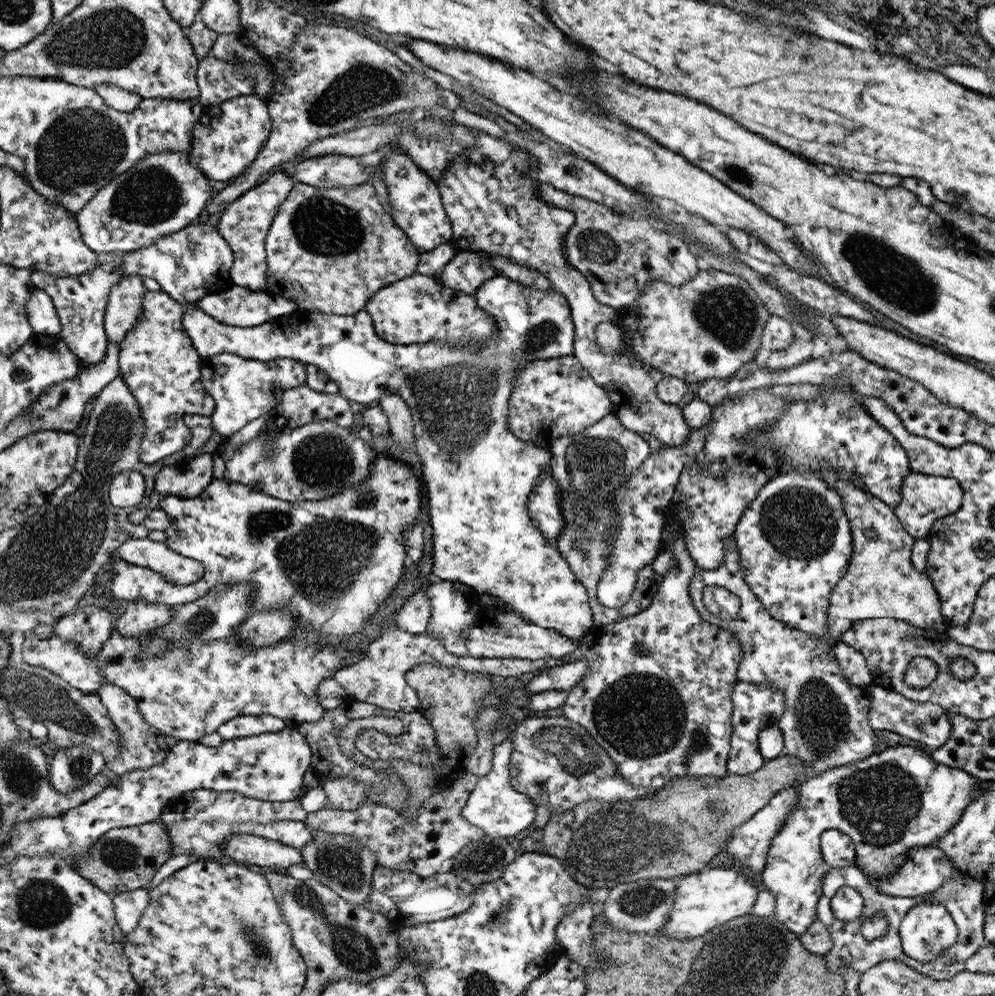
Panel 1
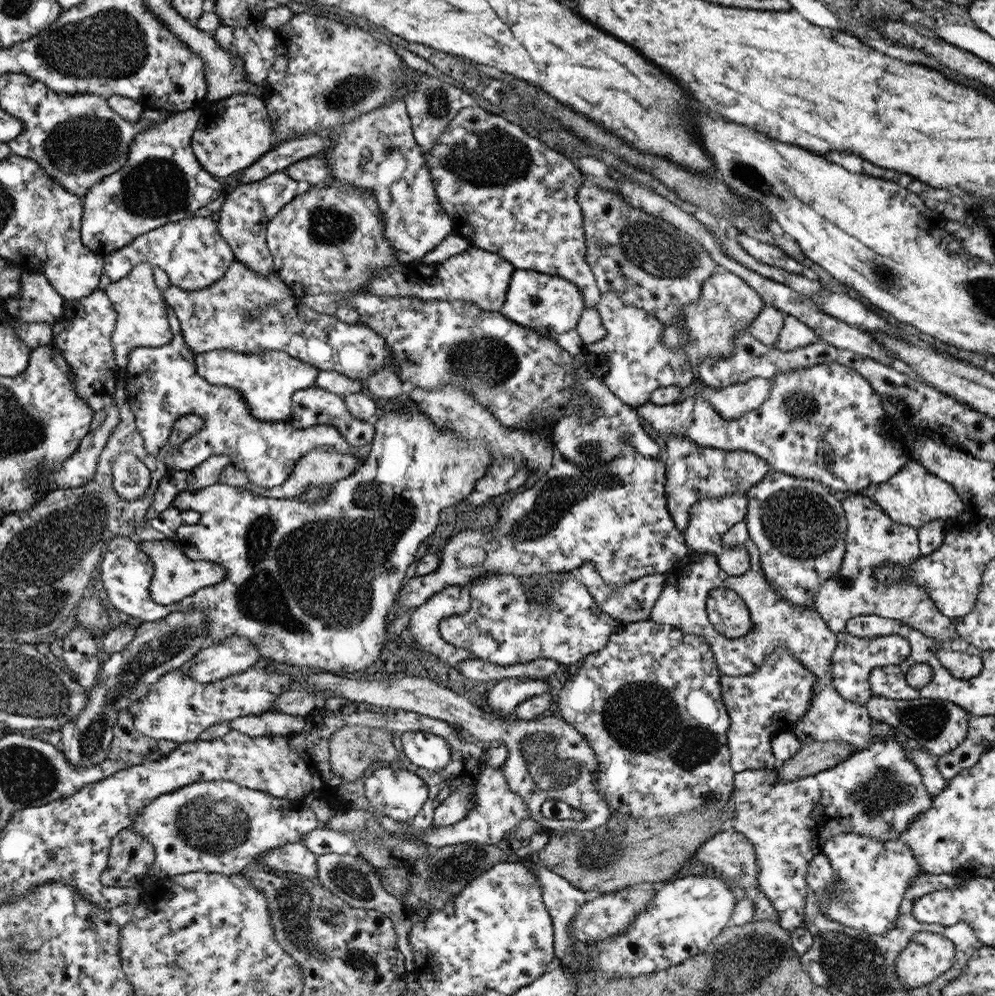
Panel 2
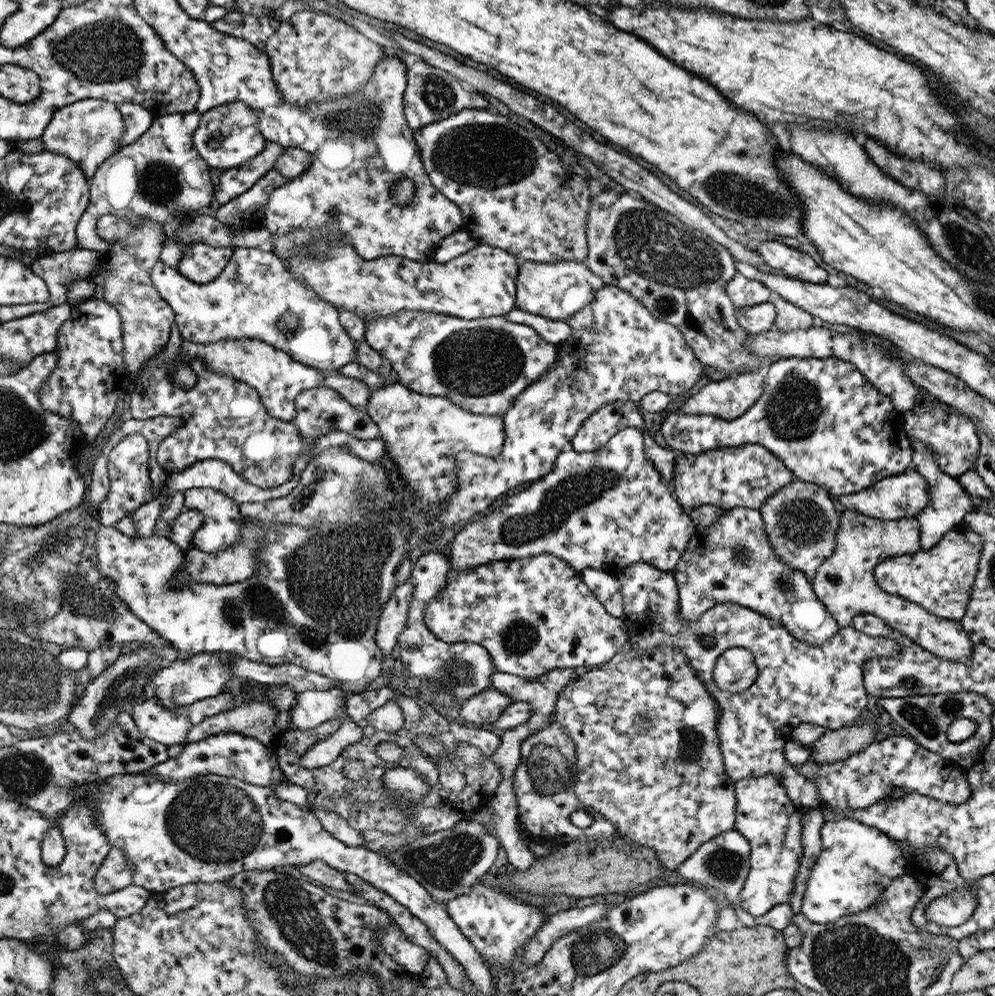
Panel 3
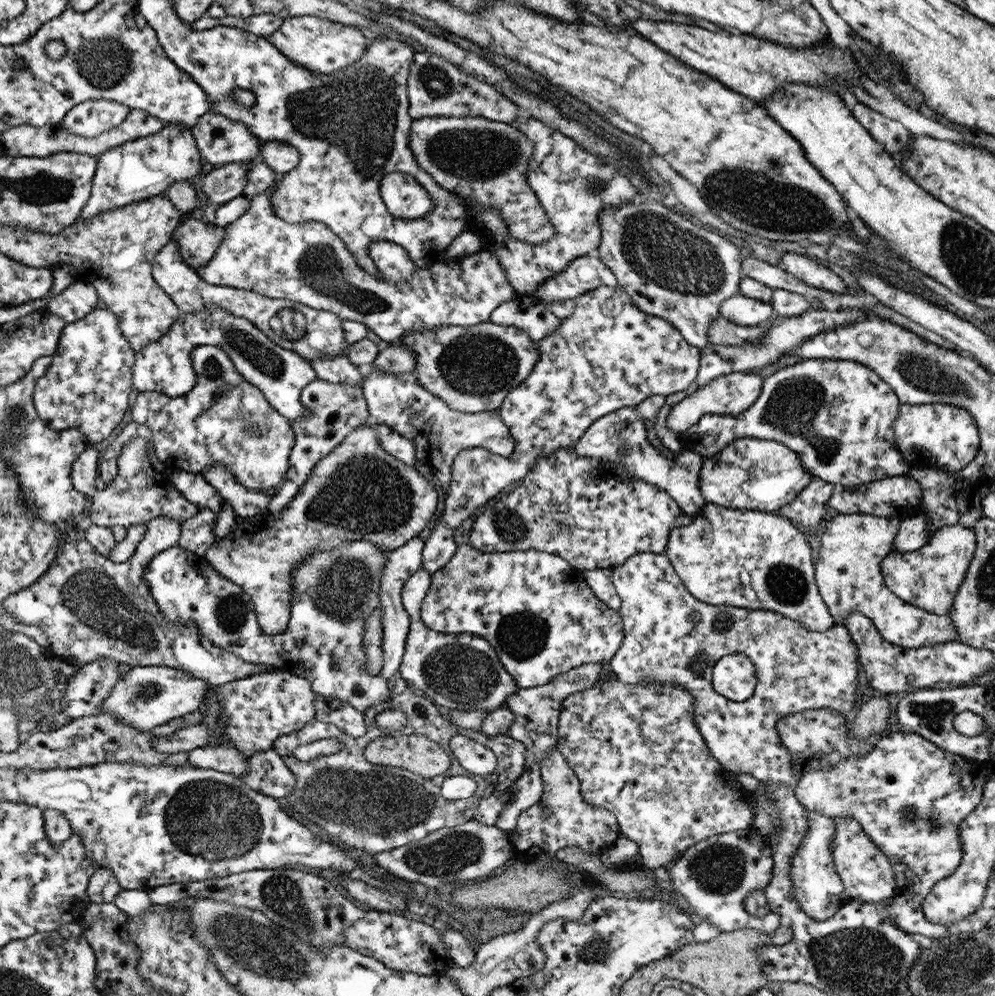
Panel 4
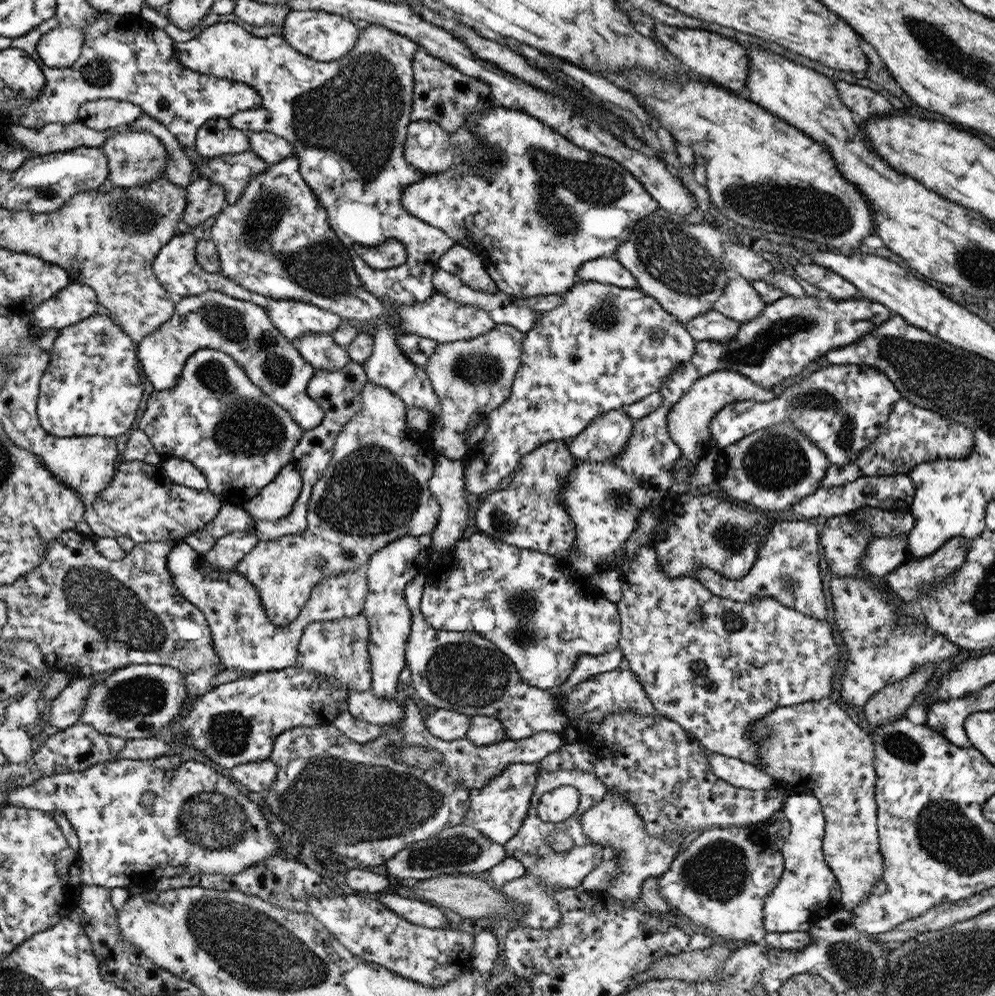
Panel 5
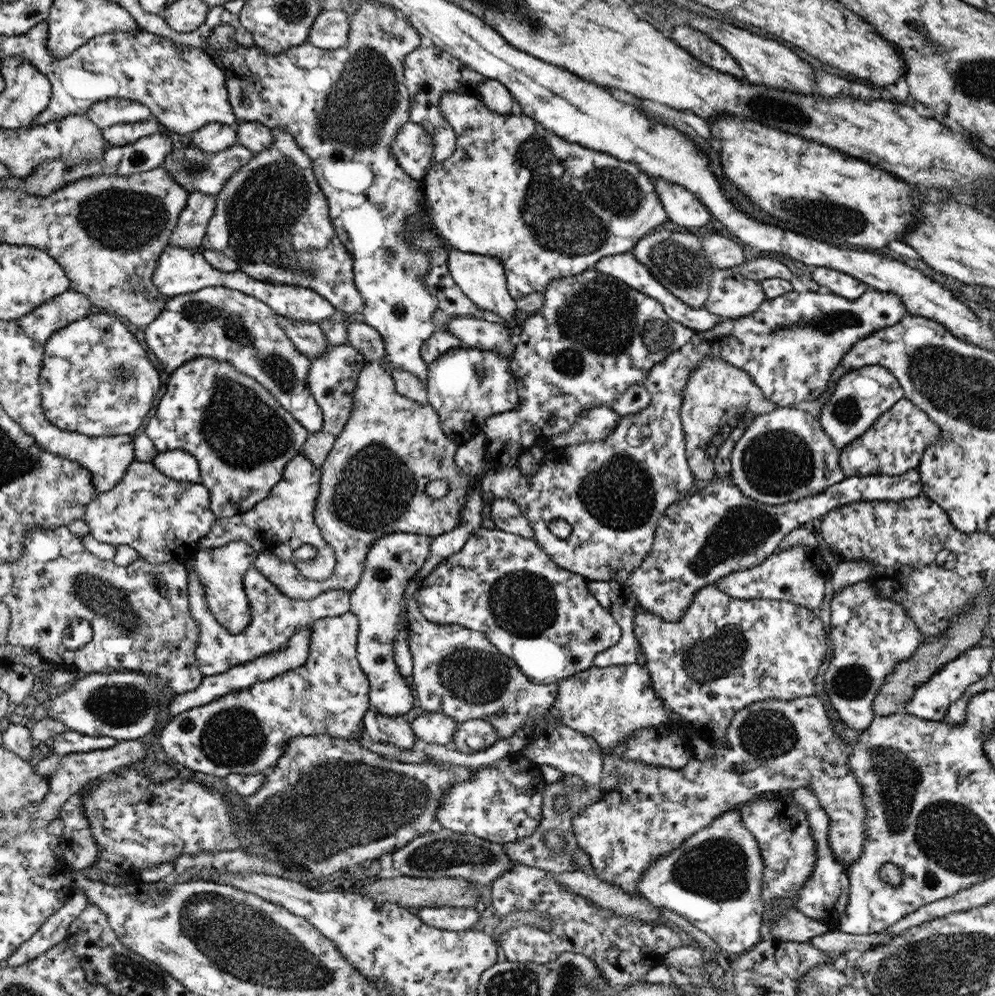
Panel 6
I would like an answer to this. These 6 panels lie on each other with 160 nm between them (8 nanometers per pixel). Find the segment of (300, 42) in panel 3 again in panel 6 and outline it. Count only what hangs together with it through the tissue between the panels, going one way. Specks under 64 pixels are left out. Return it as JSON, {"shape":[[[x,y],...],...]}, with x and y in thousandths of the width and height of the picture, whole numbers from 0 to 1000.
{"shape":[[[325,10],[310,32],[309,43],[318,49],[343,49],[350,42],[352,22],[349,14],[342,10]]]}

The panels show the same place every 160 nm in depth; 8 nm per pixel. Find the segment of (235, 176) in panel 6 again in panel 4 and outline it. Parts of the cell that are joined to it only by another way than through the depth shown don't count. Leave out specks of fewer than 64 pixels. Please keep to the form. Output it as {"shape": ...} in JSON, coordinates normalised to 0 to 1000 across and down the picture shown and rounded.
{"shape":[[[277,181],[275,184],[265,193],[257,195],[251,202],[249,210],[232,225],[224,227],[225,238],[221,243],[214,258],[207,263],[207,266],[197,269],[197,274],[201,276],[202,280],[206,283],[214,284],[216,287],[231,287],[234,289],[241,289],[244,291],[252,291],[252,293],[261,295],[265,298],[270,299],[281,299],[281,300],[292,300],[296,303],[307,304],[307,307],[315,308],[317,311],[328,311],[333,312],[342,318],[342,321],[352,321],[366,325],[375,335],[378,335],[383,341],[387,343],[397,343],[401,341],[403,336],[406,336],[409,332],[424,332],[424,331],[437,331],[439,328],[446,327],[475,327],[481,324],[489,323],[491,315],[497,308],[505,303],[510,303],[516,297],[518,293],[516,288],[511,284],[510,278],[508,277],[507,271],[505,270],[504,264],[499,257],[491,251],[480,251],[478,254],[467,256],[460,263],[449,262],[448,264],[441,263],[435,264],[432,268],[418,268],[414,261],[410,259],[407,251],[403,250],[400,245],[396,243],[389,243],[389,241],[381,241],[381,243],[373,243],[369,247],[369,255],[375,262],[375,267],[382,273],[382,278],[372,276],[369,272],[365,271],[363,267],[355,259],[353,253],[350,252],[347,244],[338,236],[335,235],[329,227],[325,224],[317,223],[316,221],[310,221],[309,223],[297,223],[296,225],[290,225],[285,221],[282,221],[273,212],[273,193],[277,188]]]}

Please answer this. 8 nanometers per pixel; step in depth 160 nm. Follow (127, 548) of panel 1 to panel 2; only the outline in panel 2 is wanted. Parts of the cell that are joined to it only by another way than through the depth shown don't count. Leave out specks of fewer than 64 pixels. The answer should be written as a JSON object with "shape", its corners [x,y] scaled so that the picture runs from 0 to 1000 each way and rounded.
{"shape":[[[177,542],[140,543],[139,549],[152,563],[154,576],[151,582],[150,595],[154,604],[170,607],[190,599],[199,591],[214,588],[225,581],[225,570],[217,564],[194,562],[184,555]]]}

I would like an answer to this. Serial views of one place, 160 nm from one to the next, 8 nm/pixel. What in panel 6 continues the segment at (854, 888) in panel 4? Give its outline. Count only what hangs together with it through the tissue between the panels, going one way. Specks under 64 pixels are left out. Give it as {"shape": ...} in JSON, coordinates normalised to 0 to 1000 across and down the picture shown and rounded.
{"shape":[[[809,699],[805,701],[797,701],[795,703],[762,703],[756,705],[742,713],[733,724],[729,738],[727,738],[726,745],[715,748],[716,757],[710,761],[710,763],[696,763],[692,762],[690,766],[686,768],[684,774],[674,773],[671,771],[649,768],[642,764],[631,764],[622,761],[620,758],[610,758],[605,763],[605,775],[607,777],[617,777],[621,775],[625,779],[625,786],[622,786],[616,793],[607,794],[605,800],[596,807],[588,809],[586,813],[582,814],[582,817],[576,818],[574,822],[574,829],[576,839],[580,844],[581,849],[585,851],[585,854],[592,860],[593,868],[595,869],[595,877],[606,886],[611,886],[617,890],[621,890],[626,896],[630,898],[641,898],[640,887],[644,884],[644,879],[647,873],[652,871],[659,861],[664,861],[669,857],[672,857],[675,853],[678,853],[689,841],[692,841],[695,837],[708,832],[719,820],[732,812],[740,809],[741,806],[751,805],[753,802],[757,802],[765,797],[782,798],[783,796],[794,796],[797,792],[802,791],[814,791],[817,799],[822,801],[822,806],[829,814],[830,820],[833,822],[831,832],[831,849],[834,851],[838,862],[845,868],[846,873],[852,876],[852,870],[856,865],[859,865],[865,857],[866,847],[868,847],[868,823],[870,822],[870,811],[866,804],[866,791],[861,785],[860,779],[856,776],[854,769],[852,768],[852,761],[854,758],[855,748],[847,747],[843,735],[839,733],[839,727],[833,724],[833,717],[829,713],[829,709],[819,699]]]}

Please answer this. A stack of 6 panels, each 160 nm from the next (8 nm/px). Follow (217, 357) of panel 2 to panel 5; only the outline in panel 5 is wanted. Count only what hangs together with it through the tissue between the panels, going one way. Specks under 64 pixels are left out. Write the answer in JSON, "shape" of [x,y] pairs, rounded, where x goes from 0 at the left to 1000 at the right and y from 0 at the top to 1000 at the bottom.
{"shape":[[[208,291],[206,294],[196,297],[181,298],[176,301],[176,313],[173,319],[159,327],[145,341],[138,344],[138,359],[141,362],[142,376],[146,382],[150,382],[154,392],[168,392],[177,388],[179,380],[183,374],[185,362],[191,355],[200,349],[214,349],[229,355],[244,370],[249,380],[261,389],[274,404],[285,409],[292,419],[305,430],[306,433],[316,431],[325,422],[326,413],[321,405],[317,404],[309,395],[310,384],[313,382],[317,369],[273,326],[272,320],[266,312],[253,303],[238,301],[228,295],[217,291]]]}

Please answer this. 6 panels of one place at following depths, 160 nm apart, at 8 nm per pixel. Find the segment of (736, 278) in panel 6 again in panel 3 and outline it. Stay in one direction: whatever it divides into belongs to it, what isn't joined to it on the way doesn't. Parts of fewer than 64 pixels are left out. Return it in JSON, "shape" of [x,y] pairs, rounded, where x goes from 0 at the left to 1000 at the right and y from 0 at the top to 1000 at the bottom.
{"shape":[[[771,302],[738,312],[741,325],[753,335],[765,335],[778,329],[779,316],[777,304]]]}

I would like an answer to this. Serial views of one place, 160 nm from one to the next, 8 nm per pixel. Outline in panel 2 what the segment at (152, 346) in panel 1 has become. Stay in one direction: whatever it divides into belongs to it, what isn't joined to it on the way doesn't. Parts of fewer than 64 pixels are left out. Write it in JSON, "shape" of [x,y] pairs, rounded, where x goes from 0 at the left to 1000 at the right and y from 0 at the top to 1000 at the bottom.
{"shape":[[[165,304],[165,308],[168,311],[173,341],[168,346],[158,349],[137,347],[136,350],[130,353],[129,363],[124,372],[130,380],[125,387],[129,391],[132,409],[135,411],[137,432],[140,433],[142,440],[144,440],[148,457],[157,457],[158,453],[168,444],[174,424],[180,418],[195,416],[204,419],[205,429],[186,444],[174,449],[165,459],[164,464],[168,472],[190,474],[197,471],[208,460],[228,458],[230,467],[234,466],[234,468],[238,469],[238,472],[244,474],[257,489],[274,490],[288,482],[303,460],[307,456],[311,456],[310,452],[335,451],[339,453],[339,456],[351,456],[351,458],[365,456],[366,452],[359,448],[353,448],[342,437],[342,434],[339,434],[334,428],[317,427],[308,431],[298,431],[293,429],[288,422],[268,424],[254,420],[249,415],[249,407],[245,404],[241,394],[227,388],[214,388],[213,385],[208,384],[197,374],[195,364],[197,355],[186,345],[178,318],[175,316],[173,309],[168,304]]]}

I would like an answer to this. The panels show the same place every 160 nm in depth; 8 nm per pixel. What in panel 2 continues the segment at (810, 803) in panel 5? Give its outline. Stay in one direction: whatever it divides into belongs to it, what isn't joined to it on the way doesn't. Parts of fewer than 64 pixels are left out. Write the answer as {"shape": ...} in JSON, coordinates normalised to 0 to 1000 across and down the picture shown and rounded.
{"shape":[[[854,833],[834,839],[827,846],[825,855],[831,860],[840,880],[838,892],[828,893],[822,899],[822,909],[826,919],[835,925],[840,924],[849,930],[868,934],[875,939],[885,939],[895,934],[901,927],[903,910],[910,898],[911,890],[917,882],[927,877],[916,852],[902,842],[883,845],[874,839],[865,839]]]}

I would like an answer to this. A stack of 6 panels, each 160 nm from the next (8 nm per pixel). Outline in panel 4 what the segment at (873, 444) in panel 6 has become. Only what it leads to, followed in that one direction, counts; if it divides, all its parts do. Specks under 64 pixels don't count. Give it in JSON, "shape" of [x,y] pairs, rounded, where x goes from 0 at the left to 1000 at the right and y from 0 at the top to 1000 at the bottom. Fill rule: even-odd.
{"shape":[[[926,405],[904,407],[896,425],[898,450],[904,453],[914,471],[932,469],[962,475],[984,455],[982,429],[975,416],[955,406]],[[817,480],[807,492],[803,492],[797,504],[784,508],[776,515],[795,525],[807,537],[813,540],[822,538],[828,524],[831,503],[838,492],[840,490],[837,487]]]}

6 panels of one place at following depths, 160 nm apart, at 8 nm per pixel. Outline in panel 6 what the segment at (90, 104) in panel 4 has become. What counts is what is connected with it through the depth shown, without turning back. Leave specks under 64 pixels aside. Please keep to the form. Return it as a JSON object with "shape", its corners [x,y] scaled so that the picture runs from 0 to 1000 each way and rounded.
{"shape":[[[122,98],[99,102],[84,114],[99,130],[118,124],[148,121],[150,115],[151,111],[147,106]]]}

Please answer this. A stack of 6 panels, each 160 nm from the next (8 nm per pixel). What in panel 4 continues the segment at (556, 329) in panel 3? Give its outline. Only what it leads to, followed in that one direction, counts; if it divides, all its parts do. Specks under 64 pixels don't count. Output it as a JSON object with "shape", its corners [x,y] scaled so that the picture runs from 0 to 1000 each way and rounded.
{"shape":[[[518,296],[505,303],[491,315],[490,322],[504,327],[517,327],[540,343],[556,333],[565,320],[556,317],[552,310],[535,297]]]}

